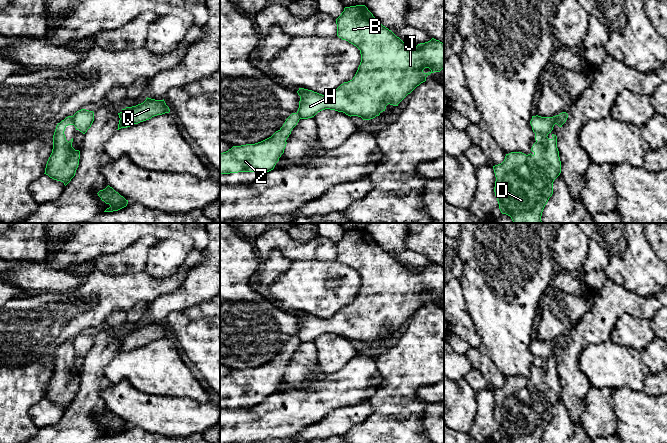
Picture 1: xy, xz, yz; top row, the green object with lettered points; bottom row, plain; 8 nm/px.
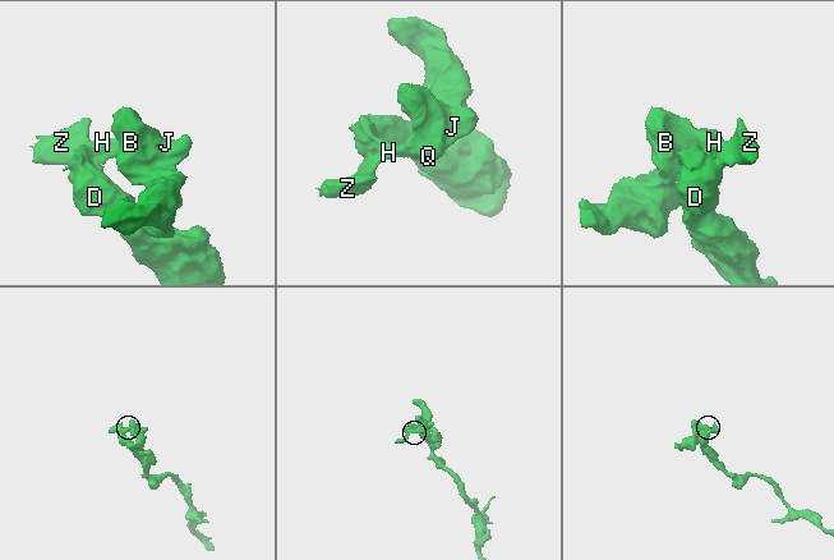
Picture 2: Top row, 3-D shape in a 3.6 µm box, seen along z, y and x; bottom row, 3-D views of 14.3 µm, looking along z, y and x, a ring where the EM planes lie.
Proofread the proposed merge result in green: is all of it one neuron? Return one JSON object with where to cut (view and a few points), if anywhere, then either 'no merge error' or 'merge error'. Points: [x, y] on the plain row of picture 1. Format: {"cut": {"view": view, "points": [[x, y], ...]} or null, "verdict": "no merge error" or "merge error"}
{"cut": {"view": "yz", "points": [[546, 360], [542, 365], [536, 365]]}, "verdict": "merge error"}

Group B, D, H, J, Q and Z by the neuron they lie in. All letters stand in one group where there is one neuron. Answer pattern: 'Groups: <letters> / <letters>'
Groups: B H J Q / D Z

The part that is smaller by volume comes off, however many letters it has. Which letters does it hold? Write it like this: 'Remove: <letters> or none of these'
Remove: B, H, J, Q

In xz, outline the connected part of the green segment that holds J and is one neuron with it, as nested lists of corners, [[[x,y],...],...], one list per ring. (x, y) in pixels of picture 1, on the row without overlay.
[[[365,229],[345,231],[336,243],[337,260],[360,274],[361,286],[352,304],[341,308],[330,319],[299,312],[300,320],[297,337],[301,343],[314,341],[318,336],[330,333],[348,340],[370,344],[385,335],[388,328],[398,328],[426,301],[444,292],[444,267],[432,262],[412,272],[405,268],[391,254],[383,250]]]

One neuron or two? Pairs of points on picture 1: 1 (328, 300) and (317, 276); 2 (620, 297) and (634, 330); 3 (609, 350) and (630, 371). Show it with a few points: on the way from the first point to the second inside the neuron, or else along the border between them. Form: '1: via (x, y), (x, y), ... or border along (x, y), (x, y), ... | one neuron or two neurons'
1: via (323, 294), (317, 282) | one neuron
2: border along (648, 318), (635, 318), (623, 314), (611, 331) | two neurons
3: via (614, 355), (625, 366) | one neuron

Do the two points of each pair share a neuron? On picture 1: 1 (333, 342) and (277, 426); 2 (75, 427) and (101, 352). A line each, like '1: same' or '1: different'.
1: different
2: same

